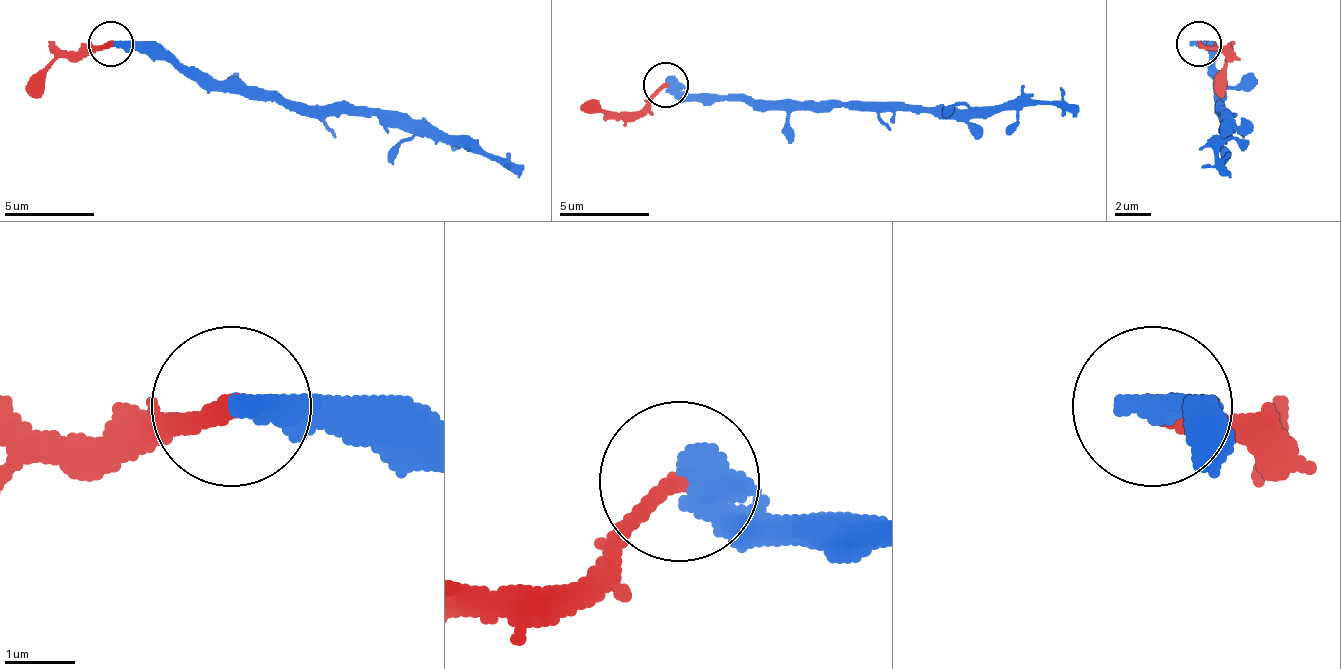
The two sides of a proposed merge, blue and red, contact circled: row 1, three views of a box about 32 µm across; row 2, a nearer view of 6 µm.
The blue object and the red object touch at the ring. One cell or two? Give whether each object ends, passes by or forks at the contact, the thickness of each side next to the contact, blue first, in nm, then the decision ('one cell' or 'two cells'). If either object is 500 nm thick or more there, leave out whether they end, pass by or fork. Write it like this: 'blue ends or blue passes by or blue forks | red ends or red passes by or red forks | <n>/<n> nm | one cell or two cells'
blue ends | red ends | 460/240 nm | two cells

